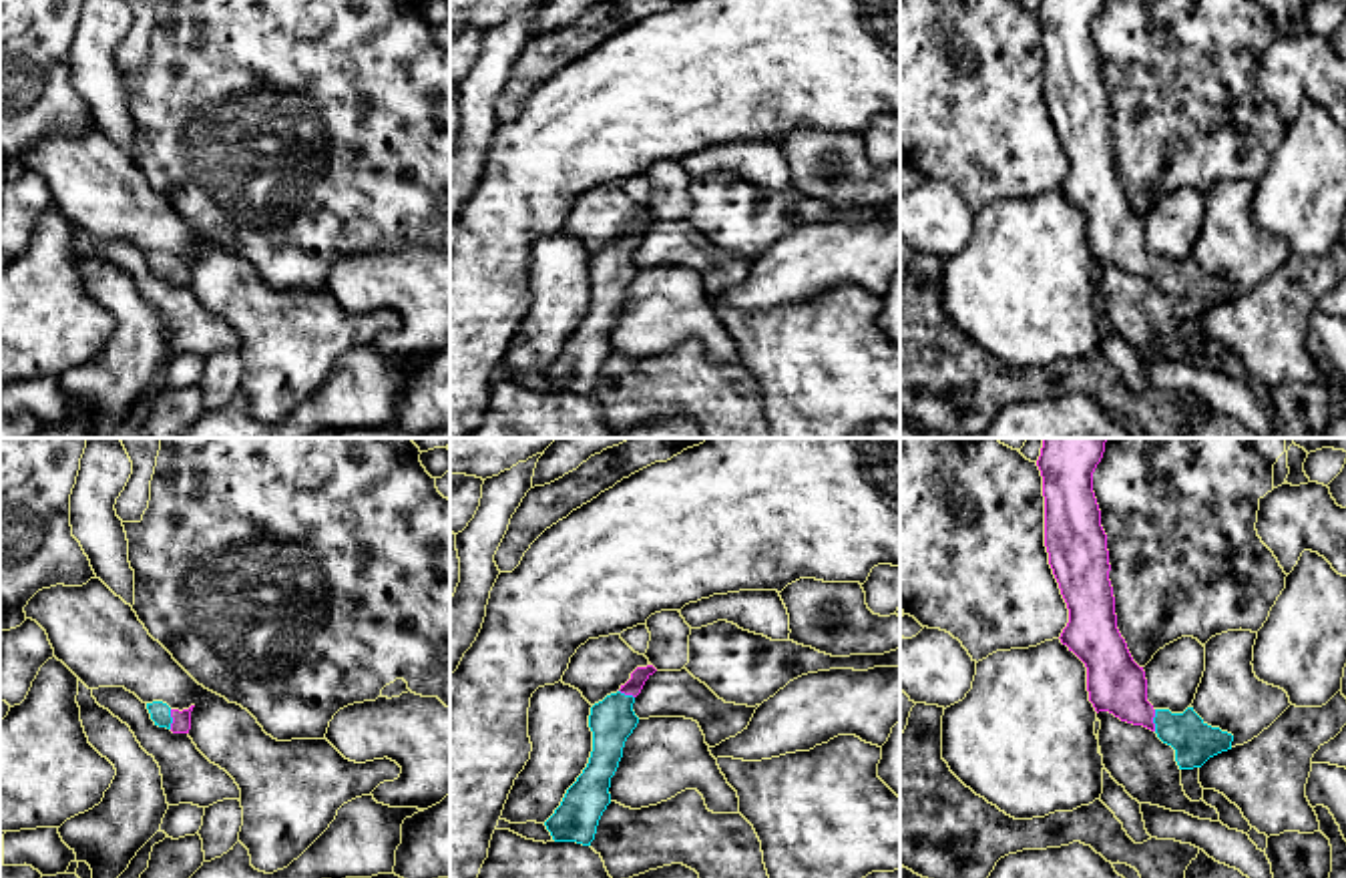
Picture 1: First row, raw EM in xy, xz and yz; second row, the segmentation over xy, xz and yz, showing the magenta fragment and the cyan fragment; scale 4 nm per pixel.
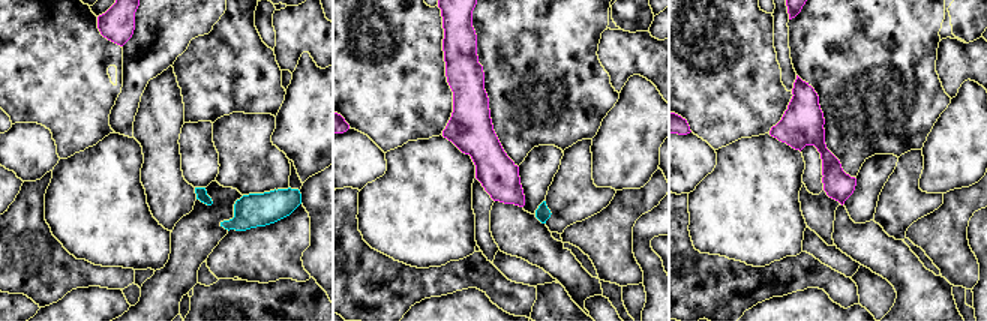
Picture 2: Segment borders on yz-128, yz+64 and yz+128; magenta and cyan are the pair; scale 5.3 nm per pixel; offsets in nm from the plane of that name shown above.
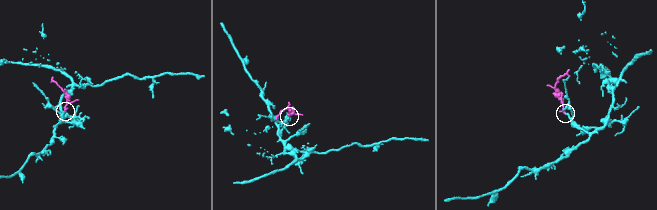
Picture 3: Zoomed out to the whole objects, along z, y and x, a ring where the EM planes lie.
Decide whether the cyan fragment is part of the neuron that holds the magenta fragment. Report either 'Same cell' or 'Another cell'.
Same cell

